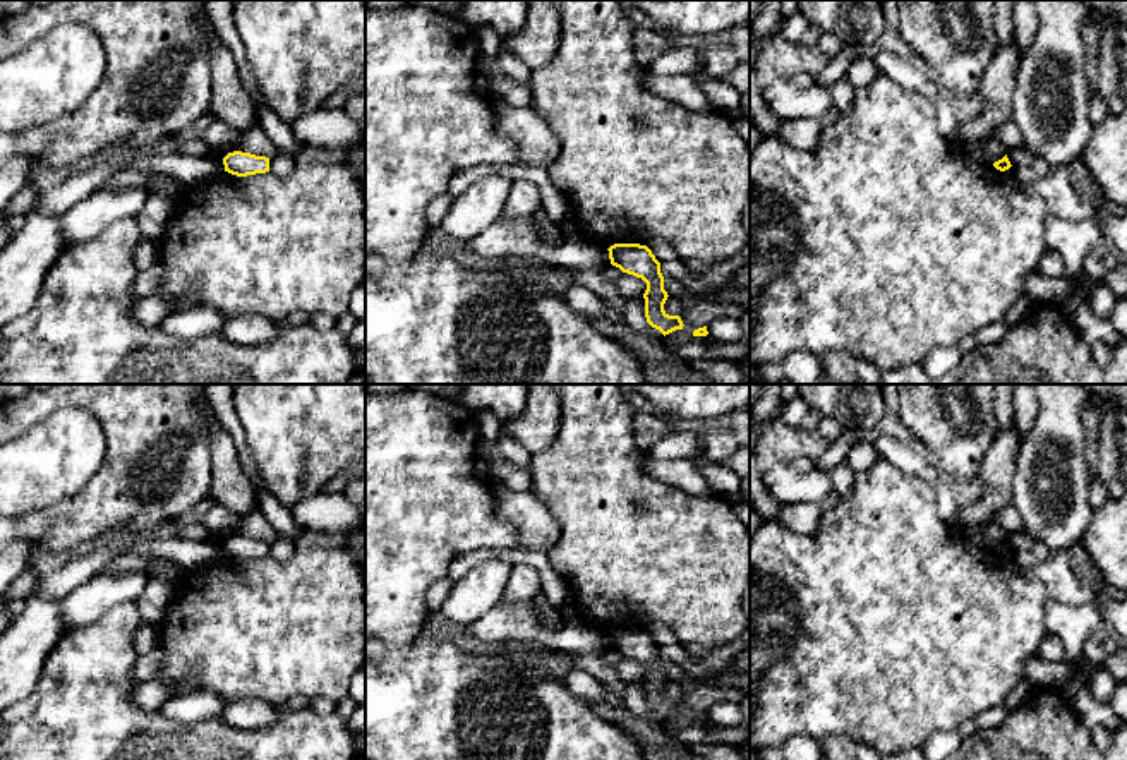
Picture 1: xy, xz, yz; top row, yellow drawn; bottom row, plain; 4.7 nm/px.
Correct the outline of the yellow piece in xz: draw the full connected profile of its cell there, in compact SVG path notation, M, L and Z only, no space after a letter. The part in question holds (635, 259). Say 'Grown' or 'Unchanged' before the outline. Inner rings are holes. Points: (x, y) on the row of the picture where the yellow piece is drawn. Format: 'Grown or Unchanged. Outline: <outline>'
Unchanged. Outline: M614 244L607 250L612 266L619 268L623 273L642 278L647 283L643 293L647 323L664 336L676 329L683 329L684 324L681 317L669 316L664 311L669 295L664 290L660 262L652 250L640 244Z

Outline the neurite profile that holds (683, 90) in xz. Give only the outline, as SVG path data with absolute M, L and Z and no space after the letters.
M643 74L642 81L654 94L671 100L698 115L714 115L715 108L691 75Z

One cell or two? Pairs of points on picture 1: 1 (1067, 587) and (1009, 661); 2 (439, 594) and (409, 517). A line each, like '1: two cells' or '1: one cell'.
1: two cells
2: two cells

